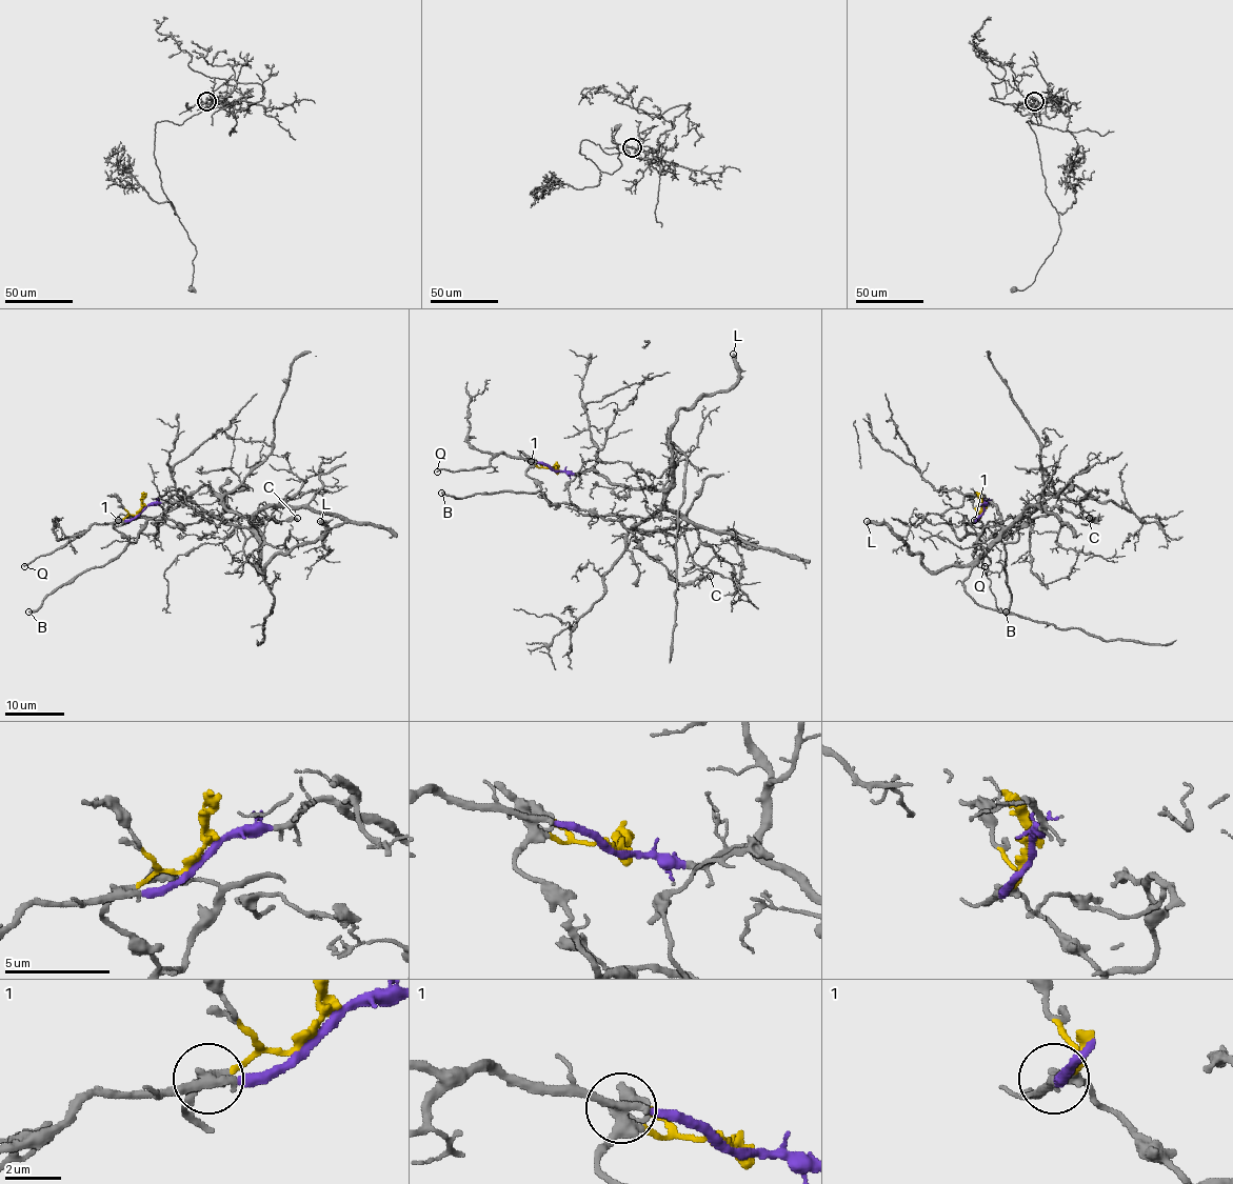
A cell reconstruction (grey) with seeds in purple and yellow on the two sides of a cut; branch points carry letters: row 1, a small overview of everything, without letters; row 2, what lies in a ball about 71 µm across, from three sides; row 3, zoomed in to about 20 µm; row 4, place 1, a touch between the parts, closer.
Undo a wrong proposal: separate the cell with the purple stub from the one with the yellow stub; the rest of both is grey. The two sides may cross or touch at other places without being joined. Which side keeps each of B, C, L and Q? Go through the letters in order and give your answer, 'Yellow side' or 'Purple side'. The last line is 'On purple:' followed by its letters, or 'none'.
B: Yellow side
C: Yellow side
L: Purple side
Q: Purple side
On purple: L, Q

